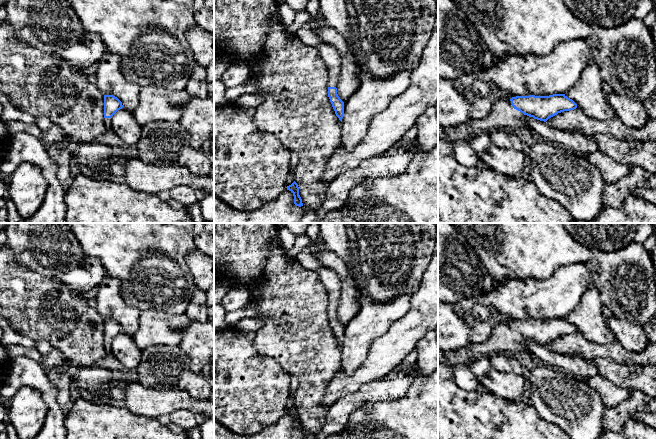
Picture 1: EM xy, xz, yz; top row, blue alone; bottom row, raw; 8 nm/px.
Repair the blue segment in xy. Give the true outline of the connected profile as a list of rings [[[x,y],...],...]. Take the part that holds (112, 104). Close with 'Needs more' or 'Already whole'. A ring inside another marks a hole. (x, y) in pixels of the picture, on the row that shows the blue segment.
[[[104,95],[104,124],[106,130],[111,129],[111,118],[123,108],[122,102],[113,95]]]. Needs more

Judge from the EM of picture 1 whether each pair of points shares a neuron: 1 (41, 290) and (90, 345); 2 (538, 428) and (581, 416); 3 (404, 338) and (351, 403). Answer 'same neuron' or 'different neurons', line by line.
1: same neuron
2: different neurons
3: different neurons

